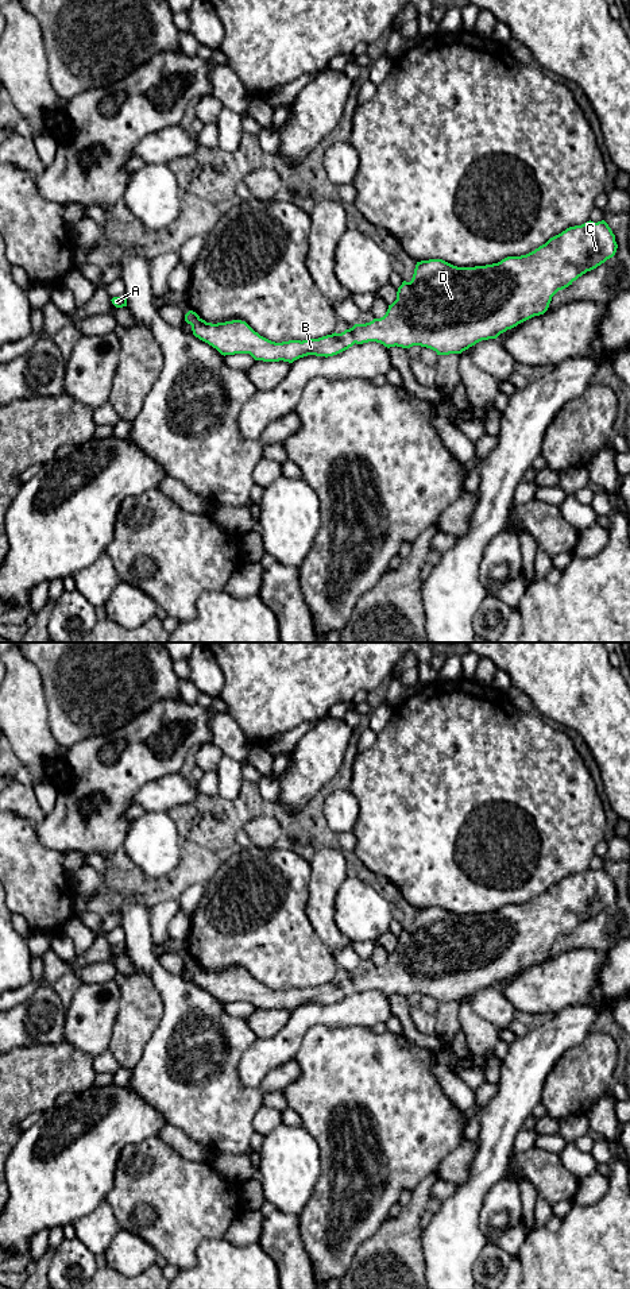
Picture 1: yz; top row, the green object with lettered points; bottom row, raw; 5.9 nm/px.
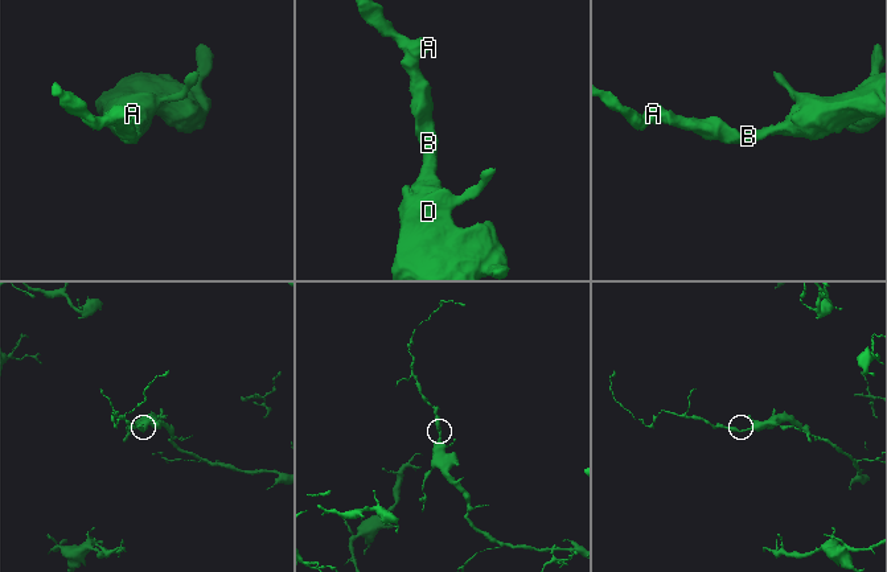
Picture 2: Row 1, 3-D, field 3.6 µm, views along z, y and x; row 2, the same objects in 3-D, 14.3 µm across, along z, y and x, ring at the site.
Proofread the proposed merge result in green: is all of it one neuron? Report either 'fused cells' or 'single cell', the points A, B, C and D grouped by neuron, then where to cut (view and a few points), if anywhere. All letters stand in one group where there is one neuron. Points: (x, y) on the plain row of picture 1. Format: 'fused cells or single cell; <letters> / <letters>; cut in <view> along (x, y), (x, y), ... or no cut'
single cell; A B C D; no cut

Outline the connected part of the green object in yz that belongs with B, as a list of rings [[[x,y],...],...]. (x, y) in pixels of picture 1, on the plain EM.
[[[587,869],[569,875],[550,885],[545,892],[521,904],[507,904],[498,911],[457,915],[442,907],[417,910],[410,930],[398,935],[397,948],[389,953],[386,962],[366,972],[355,972],[341,981],[332,981],[310,988],[271,989],[255,980],[246,969],[206,970],[189,958],[185,969],[193,983],[216,996],[221,1003],[250,1002],[255,1008],[289,1010],[308,1004],[333,1004],[349,995],[376,989],[384,995],[410,996],[421,993],[437,1003],[461,1002],[482,988],[496,987],[518,972],[544,962],[552,945],[612,906],[618,892],[608,872]]]

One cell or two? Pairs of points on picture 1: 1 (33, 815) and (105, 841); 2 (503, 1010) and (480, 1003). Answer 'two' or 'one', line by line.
1: two
2: one

